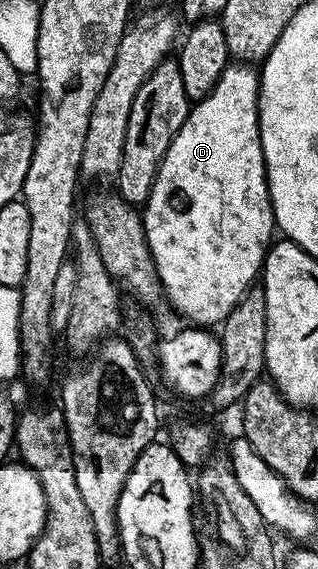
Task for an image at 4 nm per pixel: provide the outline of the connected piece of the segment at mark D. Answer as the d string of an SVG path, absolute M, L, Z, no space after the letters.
M238 61L224 69L220 81L216 81L216 85L210 90L209 95L197 100L191 106L184 125L180 125L176 137L172 137L172 145L168 145L168 153L164 153L162 164L156 173L156 181L152 185L152 193L144 205L144 210L141 212L142 224L146 230L148 249L152 253L158 276L162 282L165 302L167 304L170 302L184 318L190 319L186 321L194 325L218 325L221 324L223 319L228 317L228 313L232 313L232 309L242 300L244 293L255 286L262 270L262 265L266 262L266 253L270 250L272 240L275 238L273 235L276 235L274 210L270 204L270 190L266 184L266 162L262 152L260 125L258 124L259 82L259 72L245 62Z

